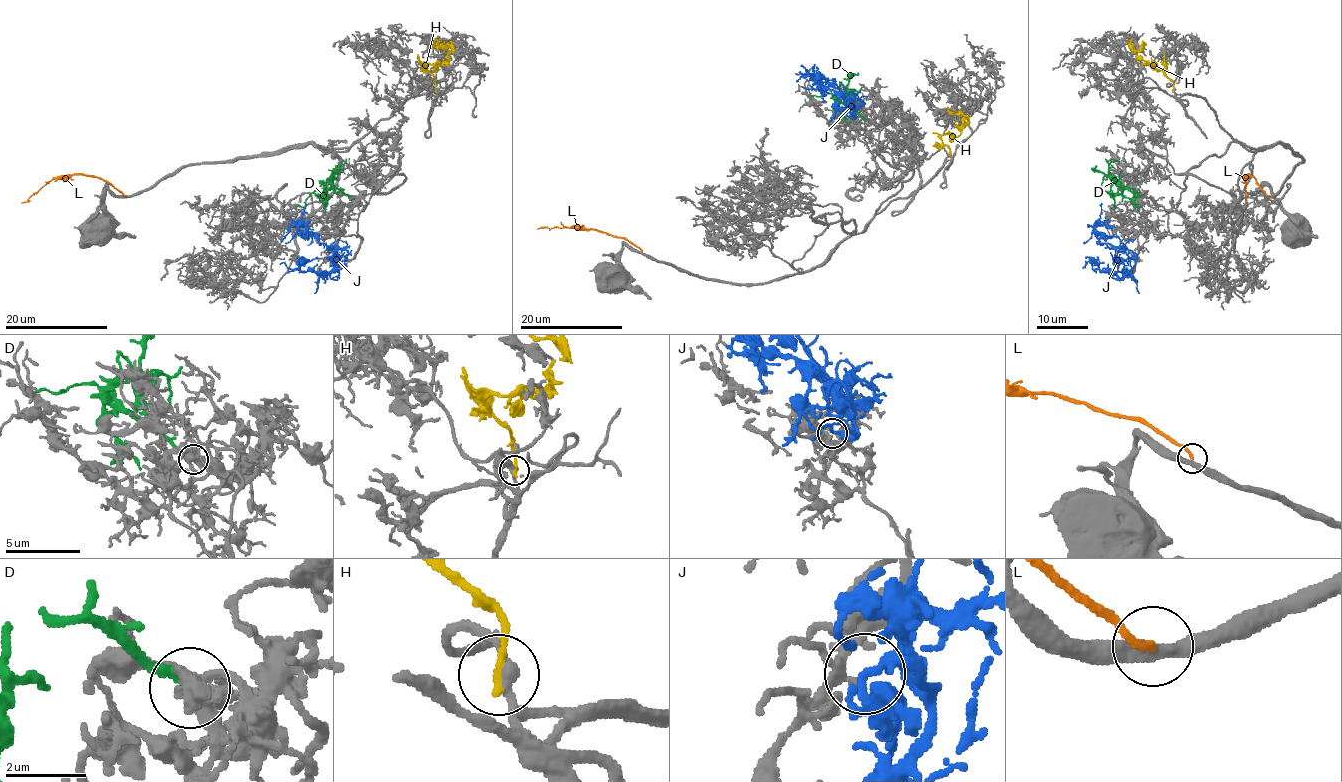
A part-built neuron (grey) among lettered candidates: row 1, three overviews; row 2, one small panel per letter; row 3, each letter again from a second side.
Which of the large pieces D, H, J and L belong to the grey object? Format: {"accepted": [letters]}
{"accepted": ["D"]}

